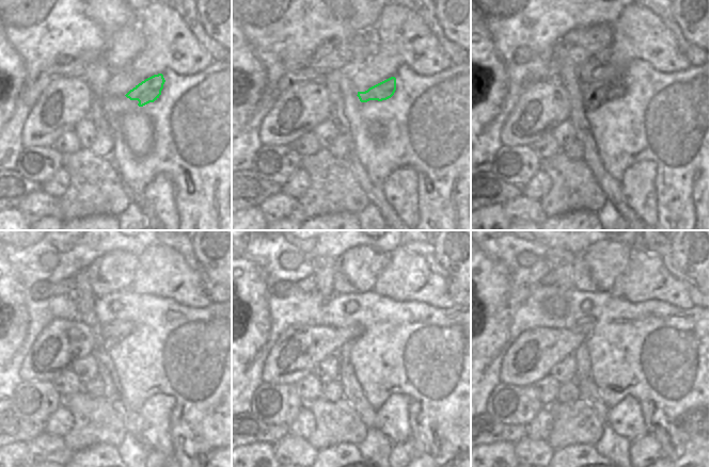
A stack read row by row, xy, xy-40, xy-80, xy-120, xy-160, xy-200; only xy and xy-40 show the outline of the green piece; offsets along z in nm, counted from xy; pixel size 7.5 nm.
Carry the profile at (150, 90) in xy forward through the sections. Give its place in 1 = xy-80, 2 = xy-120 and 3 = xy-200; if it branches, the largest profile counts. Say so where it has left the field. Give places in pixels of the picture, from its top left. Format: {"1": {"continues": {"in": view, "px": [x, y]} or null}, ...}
{"1": {"continues": {"in": "xy-80", "px": [617, 91]}}, "2": {"continues": {"in": "xy-120", "px": [106, 343]}}, "3": {"continues": {"in": "xy-200", "px": [581, 355]}}}

